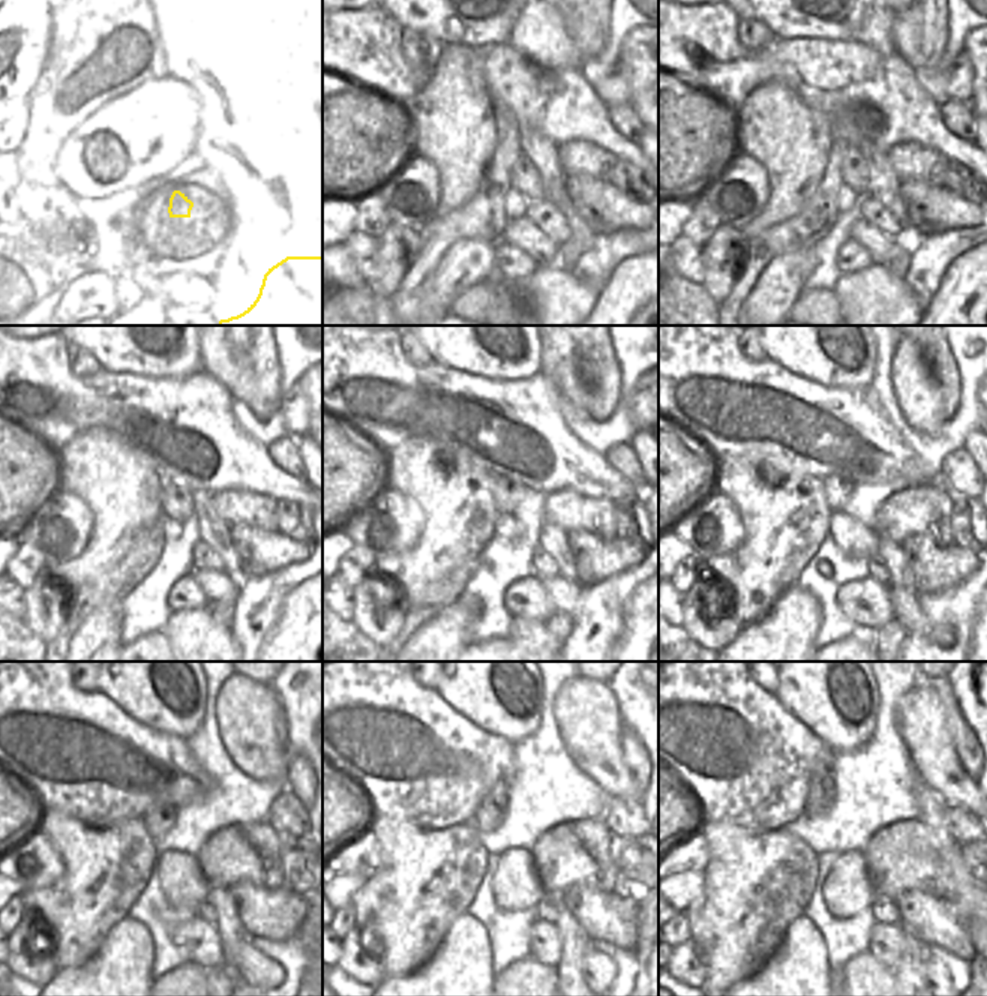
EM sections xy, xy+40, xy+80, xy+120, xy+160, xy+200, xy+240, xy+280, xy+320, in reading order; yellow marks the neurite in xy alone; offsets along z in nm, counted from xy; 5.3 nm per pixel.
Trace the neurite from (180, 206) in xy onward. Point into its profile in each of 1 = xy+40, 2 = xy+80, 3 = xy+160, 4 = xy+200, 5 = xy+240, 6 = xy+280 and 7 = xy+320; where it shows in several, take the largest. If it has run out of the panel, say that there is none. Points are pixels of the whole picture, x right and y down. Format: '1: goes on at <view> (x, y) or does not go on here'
1: goes on at xy+40 (515, 206)
2: goes on at xy+80 (845, 197)
3: goes on at xy+160 (504, 525)
4: goes on at xy+200 (854, 539)
5: goes on at xy+240 (182, 882)
6: goes on at xy+280 (516, 887)
7: goes on at xy+320 (848, 890)

